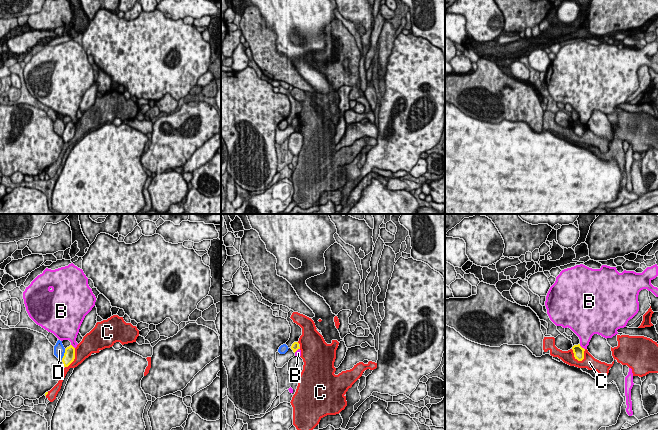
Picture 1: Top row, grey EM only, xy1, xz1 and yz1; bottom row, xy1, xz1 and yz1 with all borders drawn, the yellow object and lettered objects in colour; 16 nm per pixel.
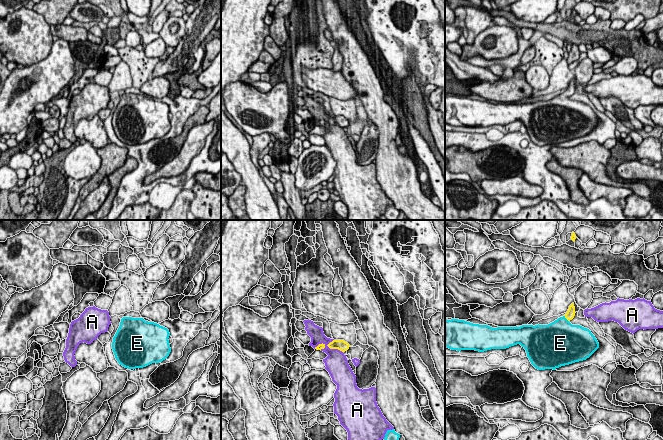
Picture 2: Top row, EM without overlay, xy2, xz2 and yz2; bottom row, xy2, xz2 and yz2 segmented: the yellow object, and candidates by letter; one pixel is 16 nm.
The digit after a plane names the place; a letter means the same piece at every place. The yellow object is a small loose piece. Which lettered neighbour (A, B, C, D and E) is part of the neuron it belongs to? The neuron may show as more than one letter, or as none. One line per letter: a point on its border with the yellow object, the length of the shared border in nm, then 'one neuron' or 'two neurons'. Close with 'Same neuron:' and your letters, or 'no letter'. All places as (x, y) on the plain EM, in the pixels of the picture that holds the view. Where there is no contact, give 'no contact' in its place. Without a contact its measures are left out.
A: contact xz2 (328, 122); length 480 nm; two neurons
B: contact yz1 (581, 123); length 130 nm; two neurons
C: contact yz1 (576, 134); length 260 nm; two neurons
D: contact xy1 (64, 130); length 190 nm; two neurons
E: contact yz2 (565, 93); length 130 nm; one neuron
Same neuron: E

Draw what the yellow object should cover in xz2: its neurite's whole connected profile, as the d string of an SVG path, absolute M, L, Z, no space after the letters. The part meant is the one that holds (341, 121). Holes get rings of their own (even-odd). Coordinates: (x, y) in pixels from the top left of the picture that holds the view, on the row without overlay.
M333 116L327 121L330 125L338 125L345 128L349 125L350 121L344 116Z

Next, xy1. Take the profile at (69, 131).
M70 121L65 125L64 132L62 134L62 138L64 143L68 143L75 135L75 124Z

